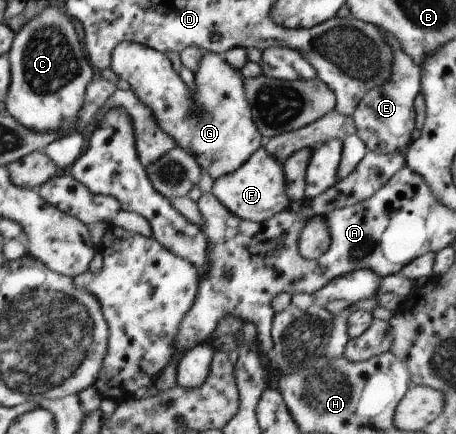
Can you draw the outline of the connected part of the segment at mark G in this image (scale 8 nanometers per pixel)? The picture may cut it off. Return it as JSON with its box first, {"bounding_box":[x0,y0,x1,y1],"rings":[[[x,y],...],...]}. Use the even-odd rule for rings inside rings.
{"bounding_box":[110,41,266,180],"rings":[[[125,41],[117,46],[112,54],[110,68],[128,82],[133,92],[139,95],[139,100],[143,104],[147,104],[153,110],[159,126],[177,142],[177,146],[181,146],[187,152],[193,152],[197,156],[199,164],[215,180],[237,172],[266,142],[262,131],[259,130],[258,123],[253,118],[243,76],[220,53],[207,52],[199,64],[199,70],[194,71],[197,92],[191,92],[187,88],[186,82],[183,82],[181,75],[173,70],[173,64],[164,52],[141,43]]]}

